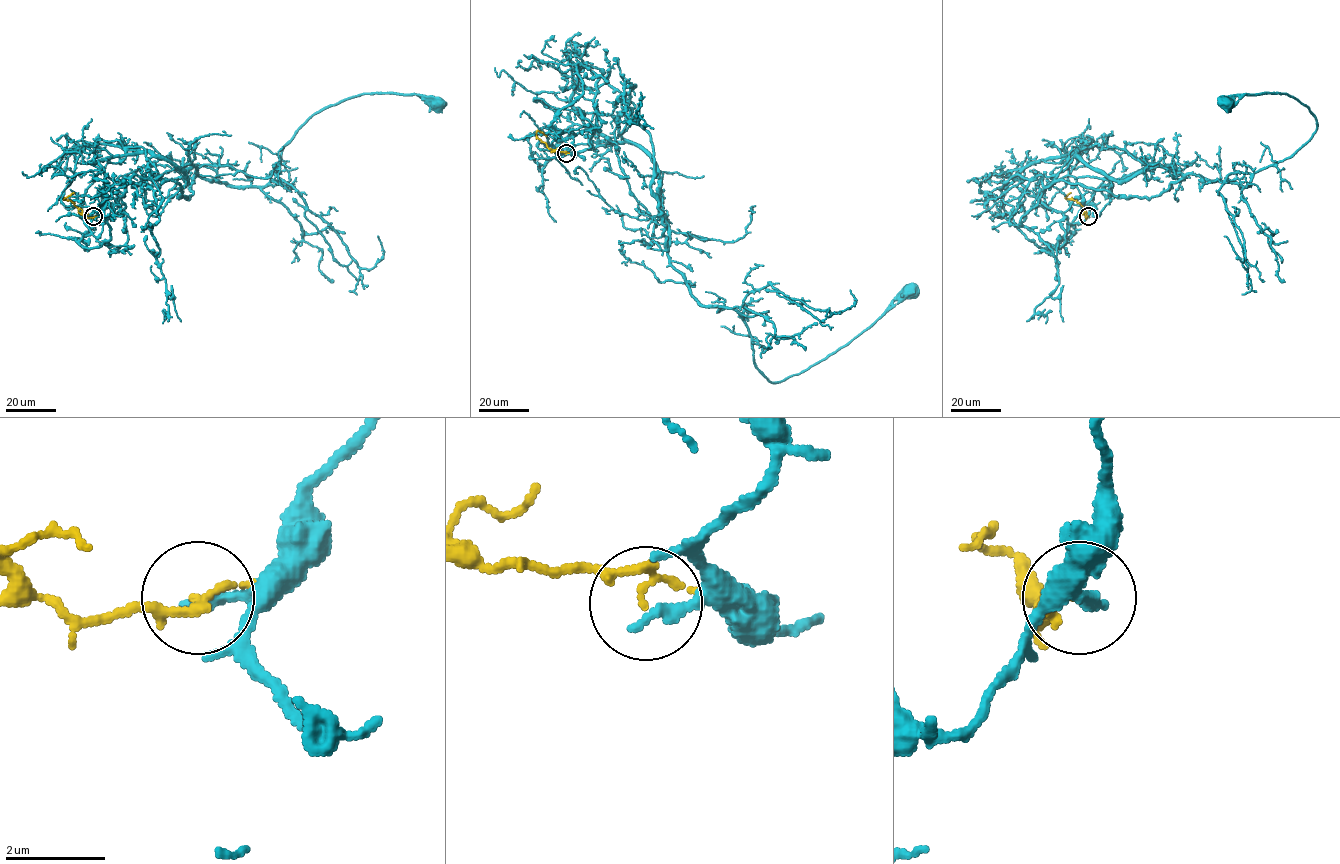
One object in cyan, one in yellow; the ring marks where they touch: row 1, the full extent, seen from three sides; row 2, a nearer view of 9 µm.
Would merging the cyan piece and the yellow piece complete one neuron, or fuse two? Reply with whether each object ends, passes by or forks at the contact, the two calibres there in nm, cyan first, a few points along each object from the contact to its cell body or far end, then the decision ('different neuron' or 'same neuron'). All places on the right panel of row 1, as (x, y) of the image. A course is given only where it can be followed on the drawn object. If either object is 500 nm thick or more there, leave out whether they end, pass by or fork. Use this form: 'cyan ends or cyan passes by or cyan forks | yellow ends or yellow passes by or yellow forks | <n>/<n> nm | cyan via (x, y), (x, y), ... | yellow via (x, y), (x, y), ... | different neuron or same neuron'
cyan ends | yellow passes by | 240/100 nm | cyan via (1088, 217), (1069, 223), (1011, 177), (1119, 197), (1188, 174), (1245, 186), (1316, 131), (1287, 93), (1225, 102) | yellow via (1088, 217), (1076, 200), (1065, 198), (1071, 193) | different neuron

